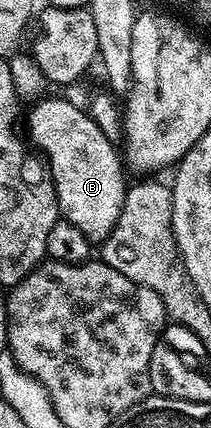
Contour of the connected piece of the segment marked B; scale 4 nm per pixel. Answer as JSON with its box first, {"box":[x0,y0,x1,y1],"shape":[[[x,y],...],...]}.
{"box":[28,98,127,243],"shape":[[[45,98],[30,108],[29,138],[28,141],[33,141],[38,146],[36,149],[47,159],[60,217],[75,224],[75,228],[87,236],[89,243],[105,242],[107,236],[111,236],[111,228],[115,228],[119,220],[119,212],[123,212],[127,189],[126,167],[118,147],[103,136],[99,124],[95,124],[95,120],[82,107],[80,110],[65,98]]]}

